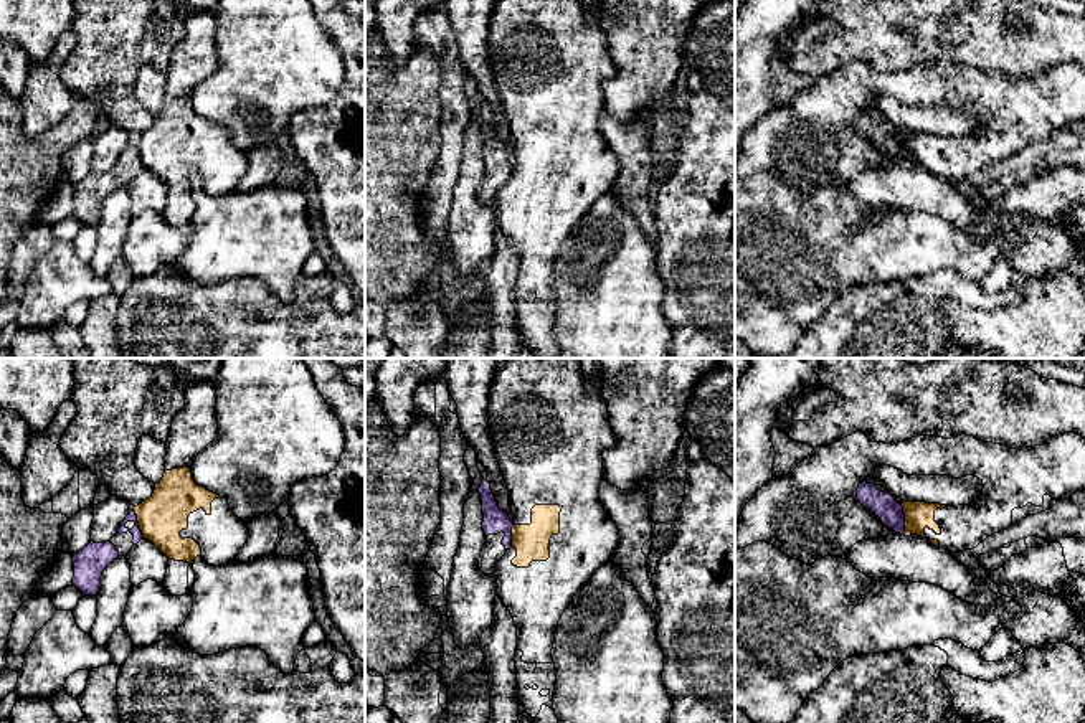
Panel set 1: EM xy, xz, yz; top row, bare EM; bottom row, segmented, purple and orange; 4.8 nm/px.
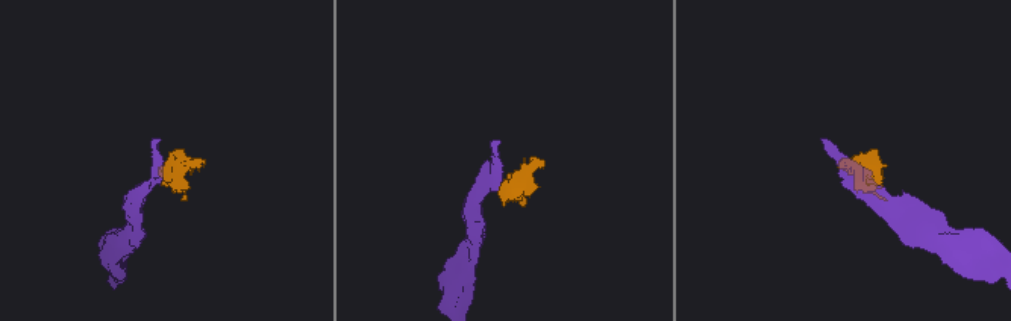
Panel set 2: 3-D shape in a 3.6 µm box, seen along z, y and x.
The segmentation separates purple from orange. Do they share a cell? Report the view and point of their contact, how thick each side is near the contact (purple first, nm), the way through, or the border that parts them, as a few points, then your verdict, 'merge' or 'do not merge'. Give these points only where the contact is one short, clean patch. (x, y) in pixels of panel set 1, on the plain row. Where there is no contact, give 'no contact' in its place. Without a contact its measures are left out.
meets purple in yz at (904, 149); 120 nm thick on the purple side, 130 nm on the other; border along yz (900, 134), (904, 164); do not merge

